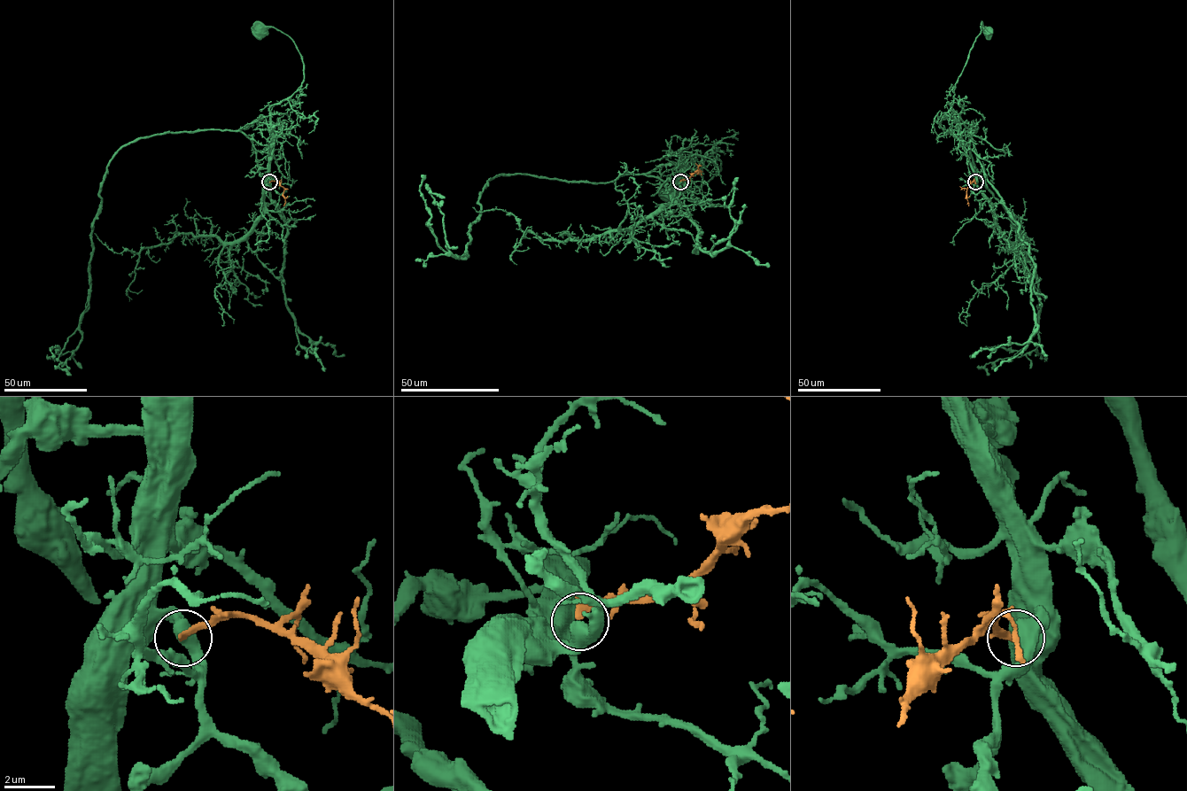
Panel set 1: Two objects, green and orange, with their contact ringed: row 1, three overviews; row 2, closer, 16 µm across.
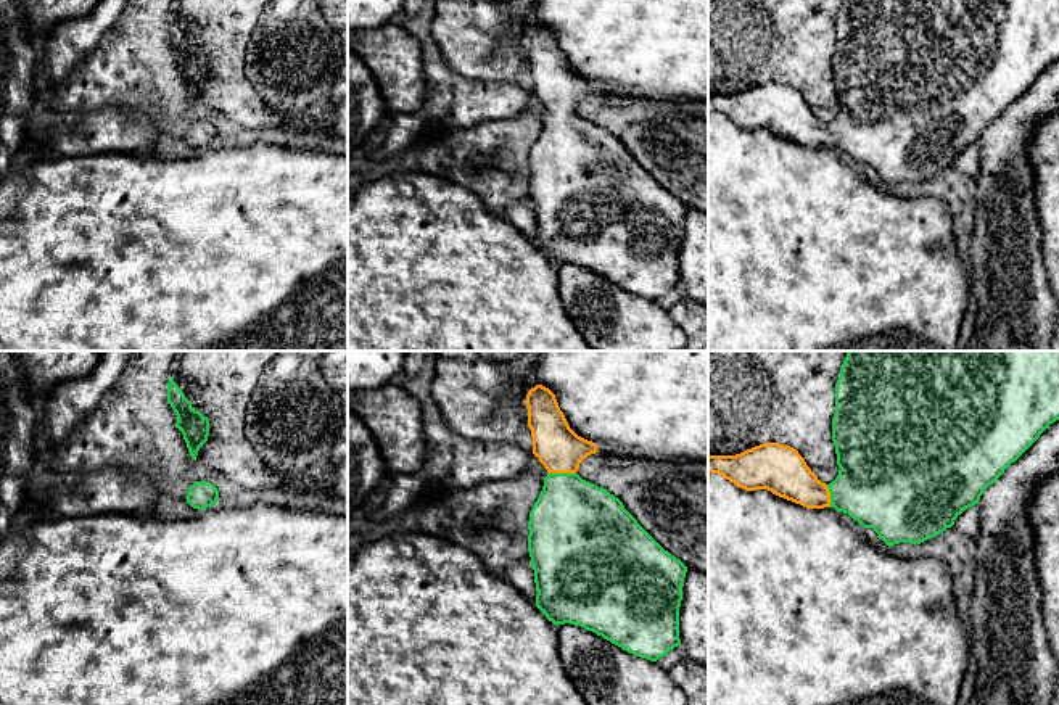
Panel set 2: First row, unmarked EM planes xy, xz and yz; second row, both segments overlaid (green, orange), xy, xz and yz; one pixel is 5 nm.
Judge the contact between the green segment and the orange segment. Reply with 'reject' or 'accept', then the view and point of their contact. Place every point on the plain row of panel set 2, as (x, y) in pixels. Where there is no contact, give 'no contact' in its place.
accept | xz (562, 113)

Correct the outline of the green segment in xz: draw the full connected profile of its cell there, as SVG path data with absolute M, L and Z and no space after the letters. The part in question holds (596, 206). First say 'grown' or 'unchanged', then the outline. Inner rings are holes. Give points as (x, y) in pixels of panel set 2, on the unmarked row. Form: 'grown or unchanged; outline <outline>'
grown; outline M531 27L526 47L533 93L547 109L528 161L536 246L557 266L581 266L636 296L657 301L681 285L679 246L687 206L665 190L618 137L576 113L579 103L597 92L597 84L570 68L549 27Z

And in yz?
grown; outline M843 0L835 23L832 56L832 80L840 109L832 122L819 121L797 89L779 82L764 82L736 95L708 95L708 113L723 114L745 130L768 129L806 148L834 146L837 151L848 153L863 167L872 167L888 187L900 182L921 183L951 167L966 148L979 143L983 130L1056 60L1059 60L1059 0Z

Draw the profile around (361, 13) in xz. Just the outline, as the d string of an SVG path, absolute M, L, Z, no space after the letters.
M348 0L348 31L393 23L402 13L402 5L404 0Z

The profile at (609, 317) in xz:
M570 262L557 266L560 301L586 343L594 351L684 351L687 336L670 311L636 296L610 280Z

